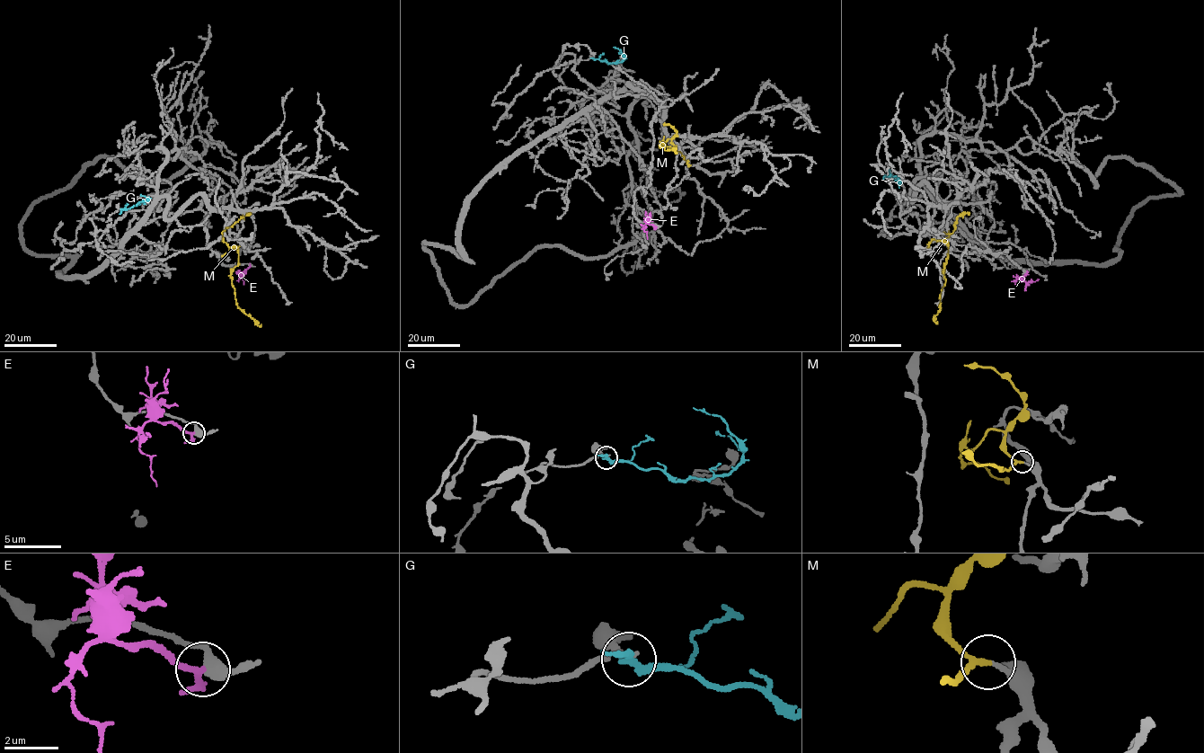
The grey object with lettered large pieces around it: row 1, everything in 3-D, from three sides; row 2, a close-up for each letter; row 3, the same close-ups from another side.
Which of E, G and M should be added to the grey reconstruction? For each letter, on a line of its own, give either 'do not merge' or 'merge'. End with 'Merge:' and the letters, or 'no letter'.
E: do not merge
G: do not merge
M: merge
Merge: M

